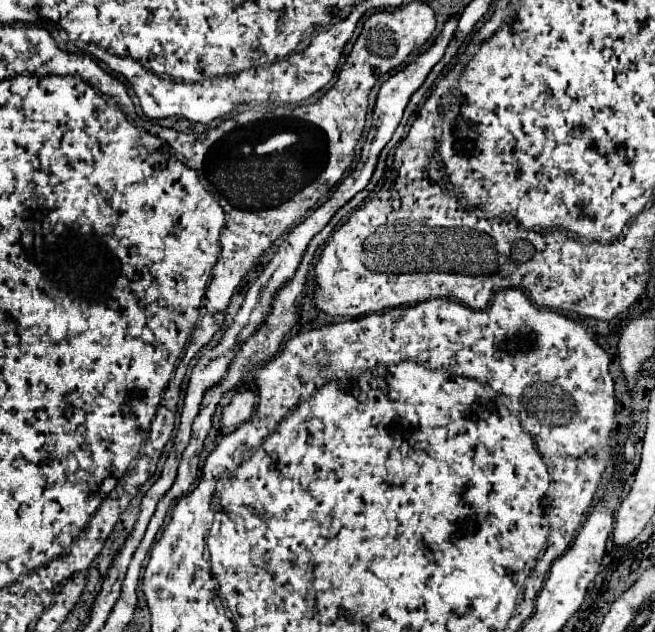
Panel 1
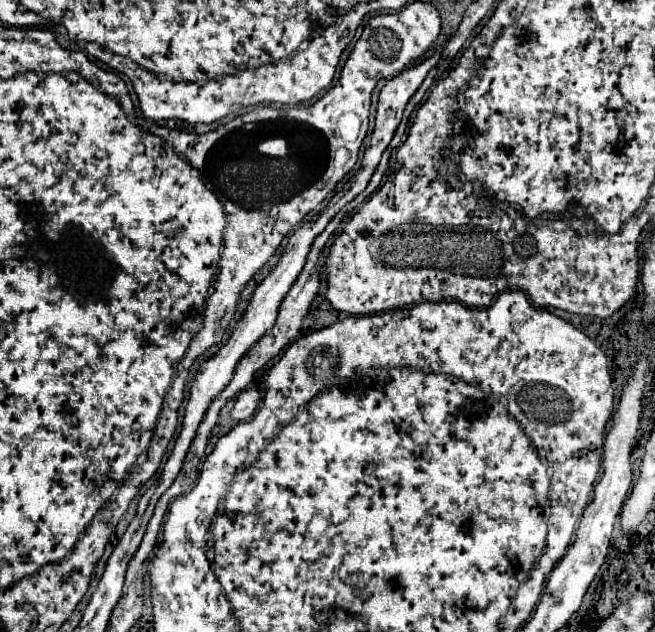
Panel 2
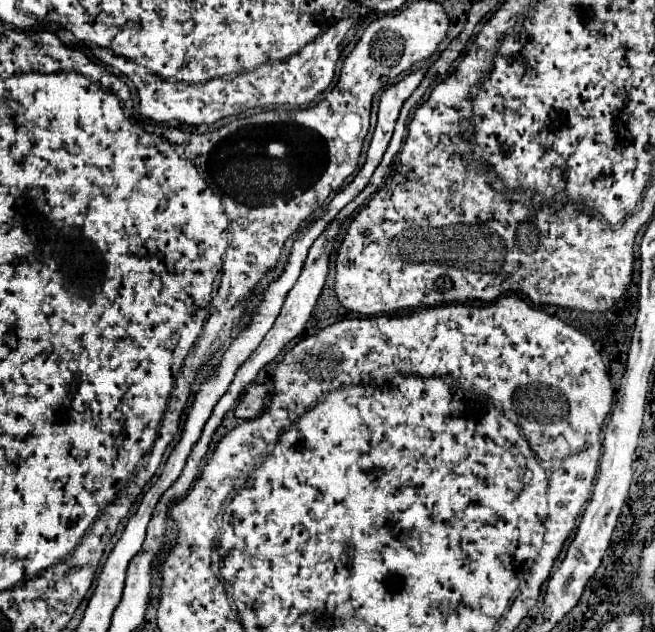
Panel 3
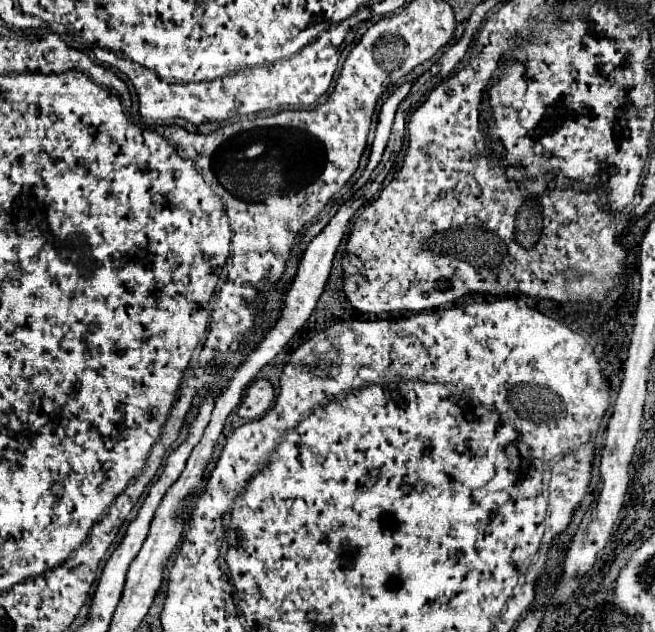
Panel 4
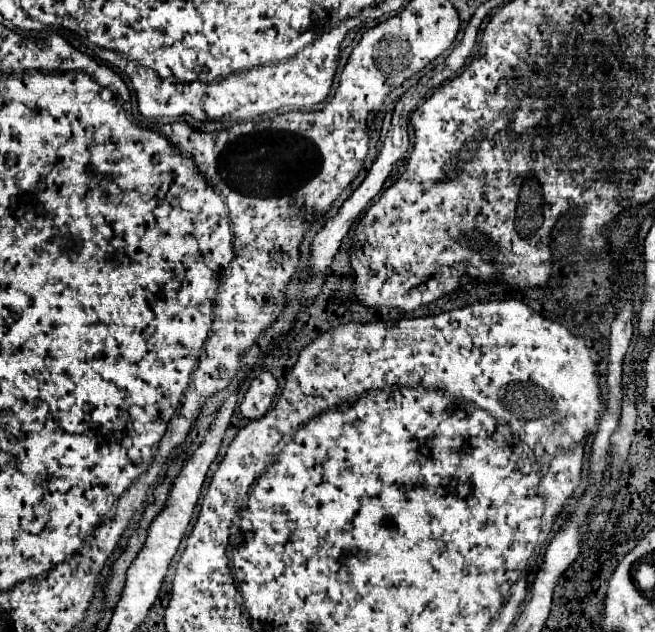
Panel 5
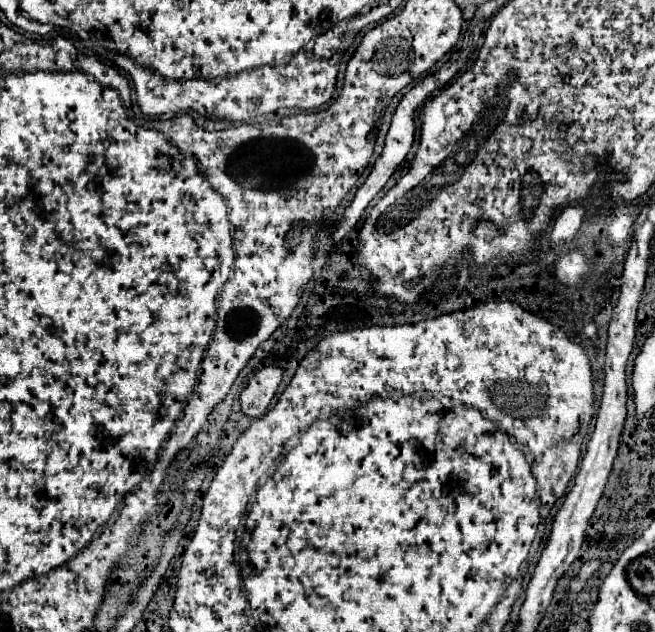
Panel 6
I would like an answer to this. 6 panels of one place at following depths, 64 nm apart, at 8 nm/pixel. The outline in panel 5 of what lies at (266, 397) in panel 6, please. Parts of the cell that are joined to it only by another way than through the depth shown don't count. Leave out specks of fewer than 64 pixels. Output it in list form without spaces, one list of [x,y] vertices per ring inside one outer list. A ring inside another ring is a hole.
[[[262,372],[258,378],[252,380],[248,392],[244,394],[244,402],[240,404],[240,414],[250,420],[262,418],[274,402],[276,388],[278,382],[274,380],[274,376],[270,372]]]

